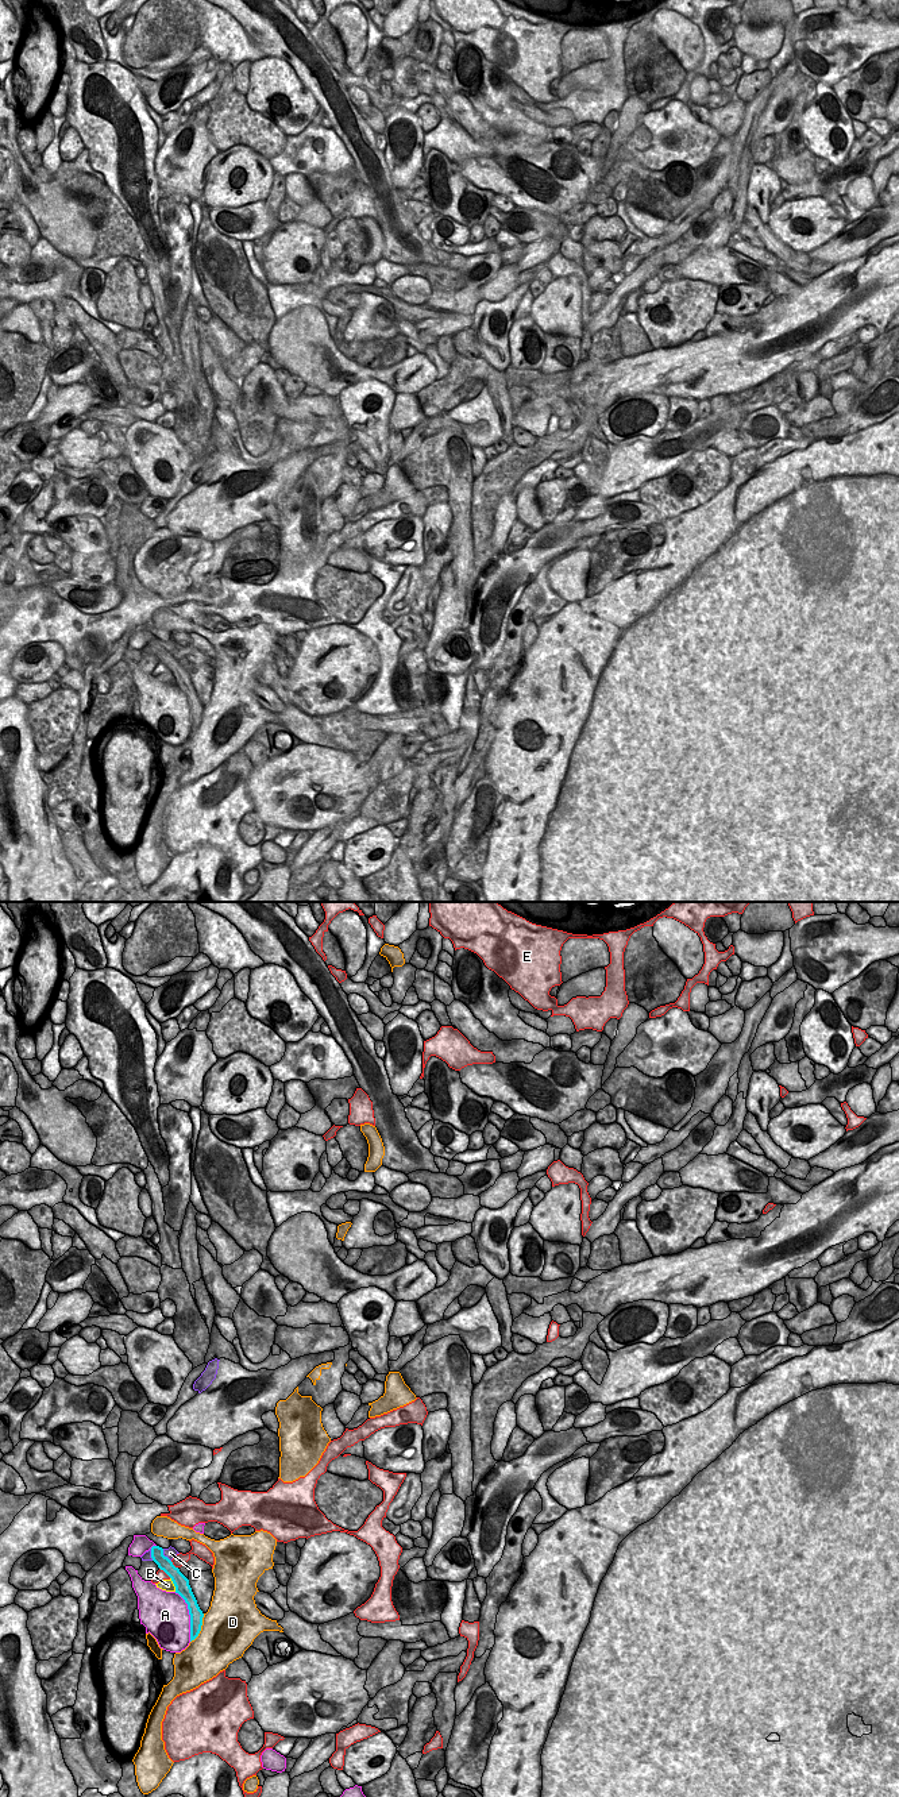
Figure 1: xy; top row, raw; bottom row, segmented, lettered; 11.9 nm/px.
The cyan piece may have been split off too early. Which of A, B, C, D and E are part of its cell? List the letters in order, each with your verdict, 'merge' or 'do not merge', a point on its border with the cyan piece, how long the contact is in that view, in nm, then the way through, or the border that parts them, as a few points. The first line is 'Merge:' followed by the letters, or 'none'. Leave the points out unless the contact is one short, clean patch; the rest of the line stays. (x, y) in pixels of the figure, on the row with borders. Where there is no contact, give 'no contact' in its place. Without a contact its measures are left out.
Merge: none
A: do not merge; meets cyan in xy at (191, 1616); contact 600 nm long
B: do not merge; meets cyan in xy at (173, 1583); contact 190 nm long; border along xy (170, 1577), (176, 1591)
C: do not merge; meets cyan in xy at (164, 1556); contact 190 nm long; border along xy (162, 1549), (162, 1553), (170, 1561)
D: do not merge; meets cyan in xy at (200, 1628); contact 380 nm long
E: do not merge; meets cyan in xy at (165, 1572); contact 190 nm long

